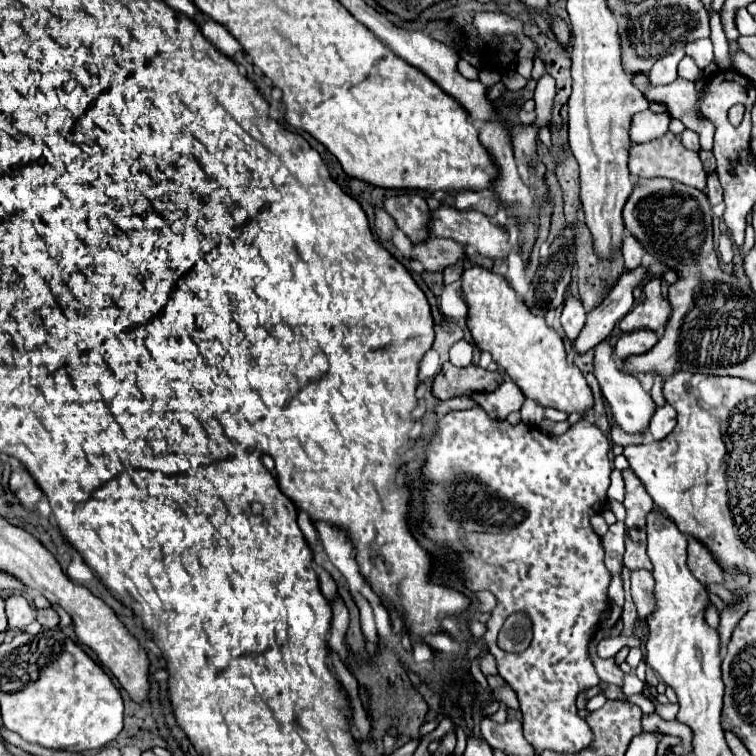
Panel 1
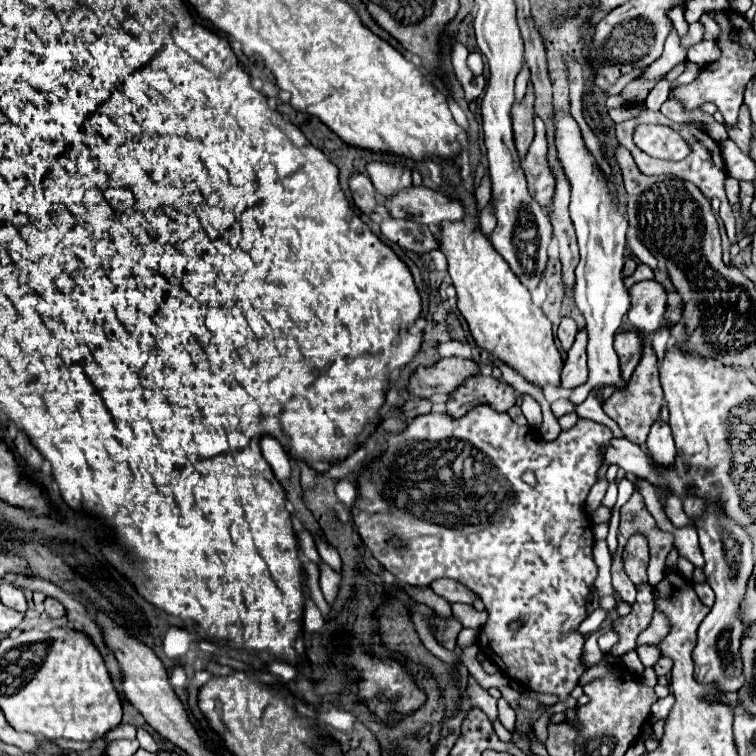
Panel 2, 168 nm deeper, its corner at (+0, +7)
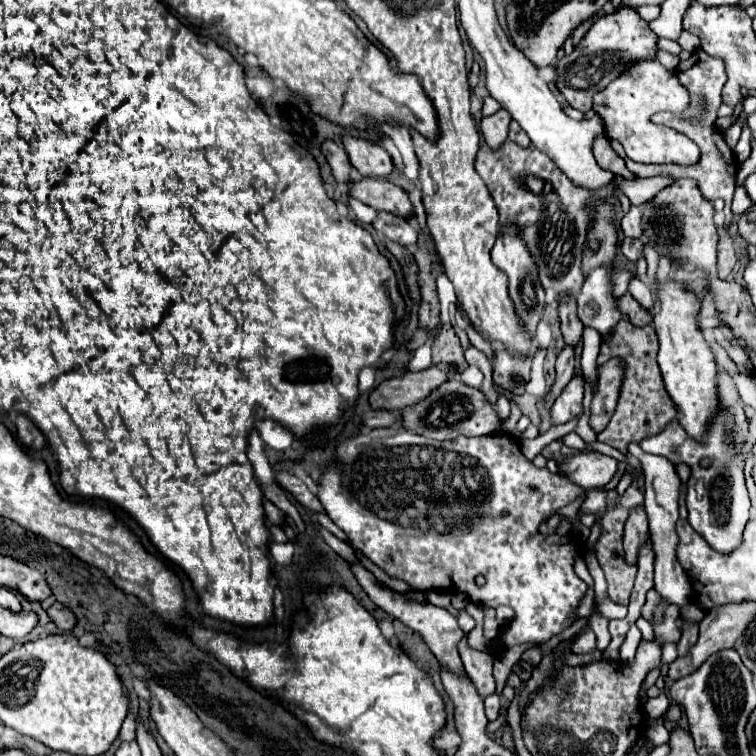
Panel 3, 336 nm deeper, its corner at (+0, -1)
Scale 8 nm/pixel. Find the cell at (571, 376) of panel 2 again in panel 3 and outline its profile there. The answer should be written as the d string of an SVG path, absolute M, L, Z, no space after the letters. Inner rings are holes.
M574 376L570 384L562 390L562 396L552 406L552 424L560 426L572 418L582 416L582 396L584 396L584 380Z

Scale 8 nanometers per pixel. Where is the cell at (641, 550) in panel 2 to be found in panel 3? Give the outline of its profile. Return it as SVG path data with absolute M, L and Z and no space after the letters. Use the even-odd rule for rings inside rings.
M636 506L630 510L630 516L624 526L624 552L626 552L626 562L636 564L638 556L638 544L646 540L648 536L648 518L644 506Z

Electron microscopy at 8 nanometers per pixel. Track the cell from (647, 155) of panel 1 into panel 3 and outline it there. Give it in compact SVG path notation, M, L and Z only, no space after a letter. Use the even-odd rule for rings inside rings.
M702 50L694 52L690 56L690 60L682 60L676 68L676 76L680 80L682 86L686 86L690 95L690 105L683 115L677 116L672 112L660 112L654 114L654 122L656 124L663 124L678 132L682 132L684 136L688 136L690 140L694 140L694 144L700 148L700 160L692 166L680 166L680 164L670 164L670 166L646 166L646 164L636 164L626 156L623 146L617 141L611 141L611 146L614 151L624 159L626 168L630 172L634 172L636 176L660 176L660 174L670 174L670 176L678 176L678 178L694 178L702 190L702 194L706 196L706 200L716 200L722 198L726 202L726 222L724 228L730 226L732 220L732 212L730 212L730 202L732 202L732 194L734 194L734 180L736 180L736 170L738 170L738 162L734 158L734 152L728 148L728 144L724 142L722 132L716 128L716 112L722 106L722 86L727 81L726 70L724 70L724 62L704 54Z

